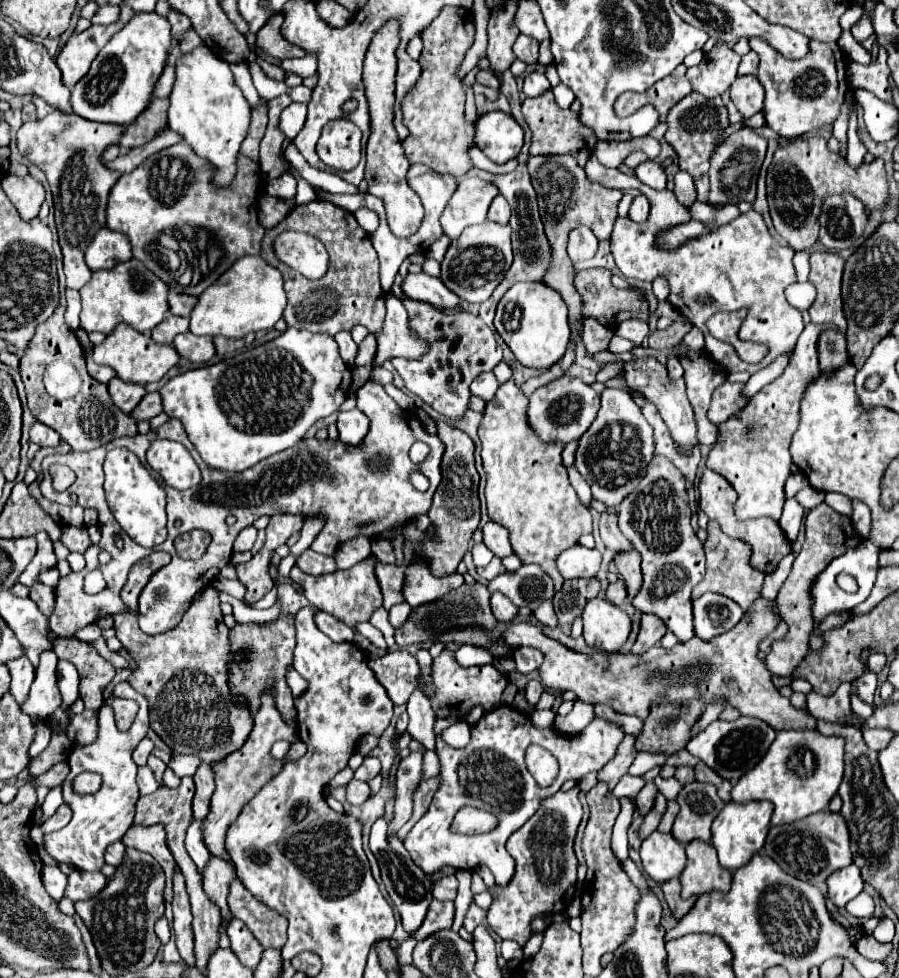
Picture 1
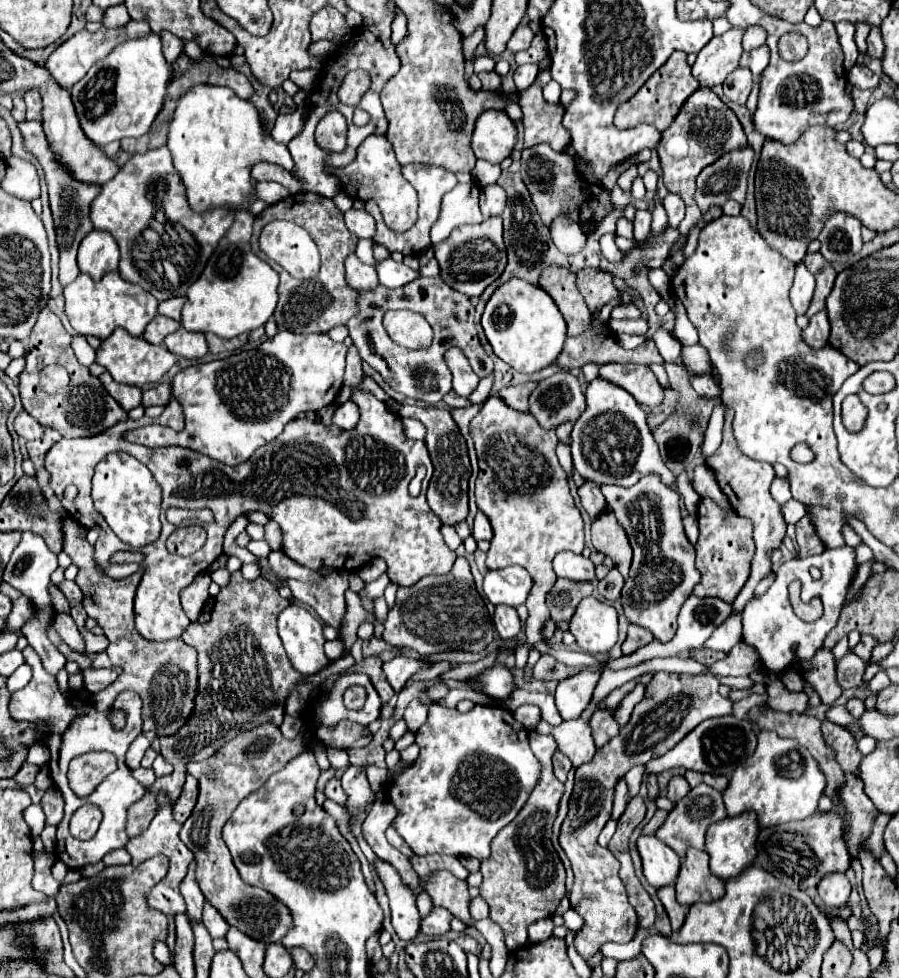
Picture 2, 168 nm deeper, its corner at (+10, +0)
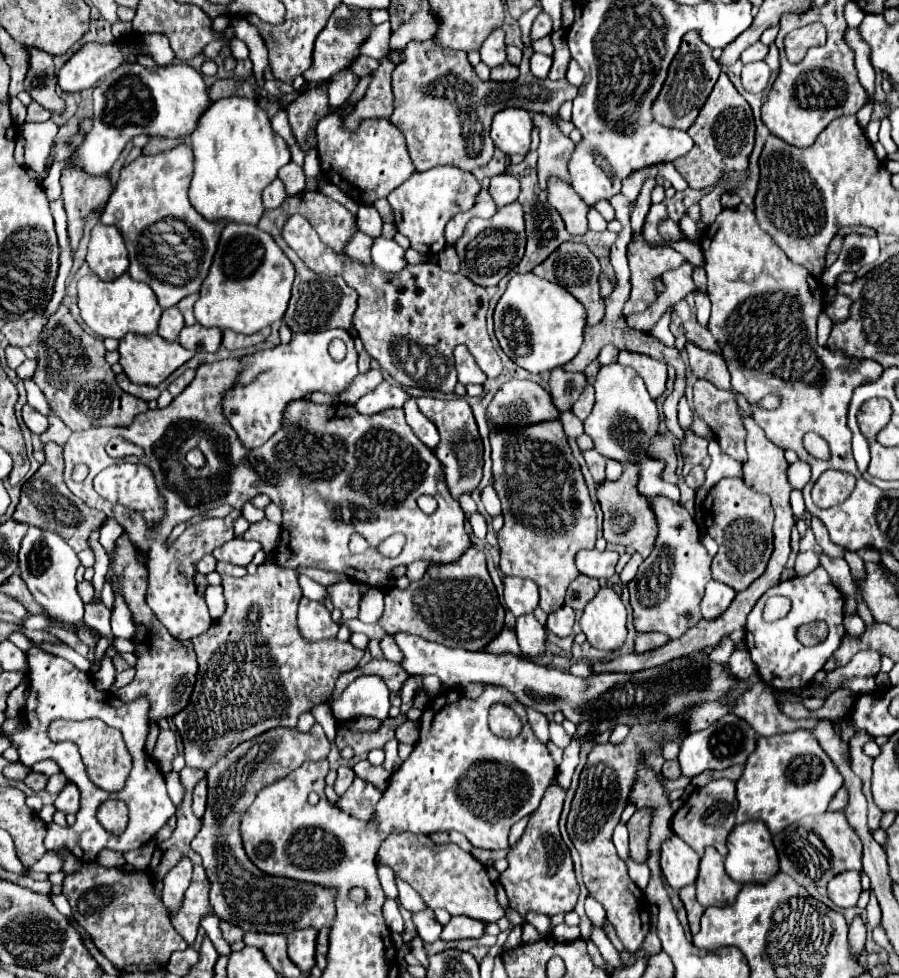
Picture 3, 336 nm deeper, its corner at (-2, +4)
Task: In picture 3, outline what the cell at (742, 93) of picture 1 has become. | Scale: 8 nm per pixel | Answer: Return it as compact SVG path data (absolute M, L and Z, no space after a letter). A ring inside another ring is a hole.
M752 62L752 64L746 64L742 68L742 84L748 92L754 92L754 94L760 94L764 92L764 88L768 86L768 80L770 80L770 68L766 62Z

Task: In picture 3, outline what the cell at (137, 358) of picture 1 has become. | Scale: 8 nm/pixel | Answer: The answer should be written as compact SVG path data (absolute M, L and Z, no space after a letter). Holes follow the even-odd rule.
M126 334L120 340L120 364L124 368L124 372L128 374L128 378L134 384L150 384L150 386L158 386L160 382L164 382L174 370L178 370L184 362L188 362L196 352L182 348L178 342L168 342L164 338L160 338L158 334L150 334L150 336L140 336L140 334Z

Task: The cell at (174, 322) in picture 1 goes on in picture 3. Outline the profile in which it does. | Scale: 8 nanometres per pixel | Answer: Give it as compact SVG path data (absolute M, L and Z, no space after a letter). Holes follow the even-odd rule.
M176 306L166 308L166 310L162 312L160 324L158 324L158 334L160 334L164 340L176 340L182 328L184 328L184 318L182 318L180 310L178 310Z

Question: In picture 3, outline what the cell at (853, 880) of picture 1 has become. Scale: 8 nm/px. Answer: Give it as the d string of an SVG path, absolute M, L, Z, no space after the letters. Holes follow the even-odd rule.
M844 872L828 882L828 898L838 908L856 906L860 892L862 892L862 888L860 888L860 874L858 872Z

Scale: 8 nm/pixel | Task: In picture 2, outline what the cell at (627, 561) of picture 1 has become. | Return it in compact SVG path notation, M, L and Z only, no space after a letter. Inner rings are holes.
M606 512L592 522L592 544L596 546L598 552L608 556L614 562L614 566L620 570L624 580L628 580L632 548L628 544L626 532L616 522L612 512Z

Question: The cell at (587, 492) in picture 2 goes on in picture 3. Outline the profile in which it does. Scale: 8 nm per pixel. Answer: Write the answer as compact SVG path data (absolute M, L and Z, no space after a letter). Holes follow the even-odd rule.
M592 448L592 450L584 452L584 460L586 460L588 470L590 470L590 474L594 476L594 480L596 480L596 482L602 482L602 480L606 478L606 476L604 476L604 464L606 464L604 456L598 454L598 452Z

